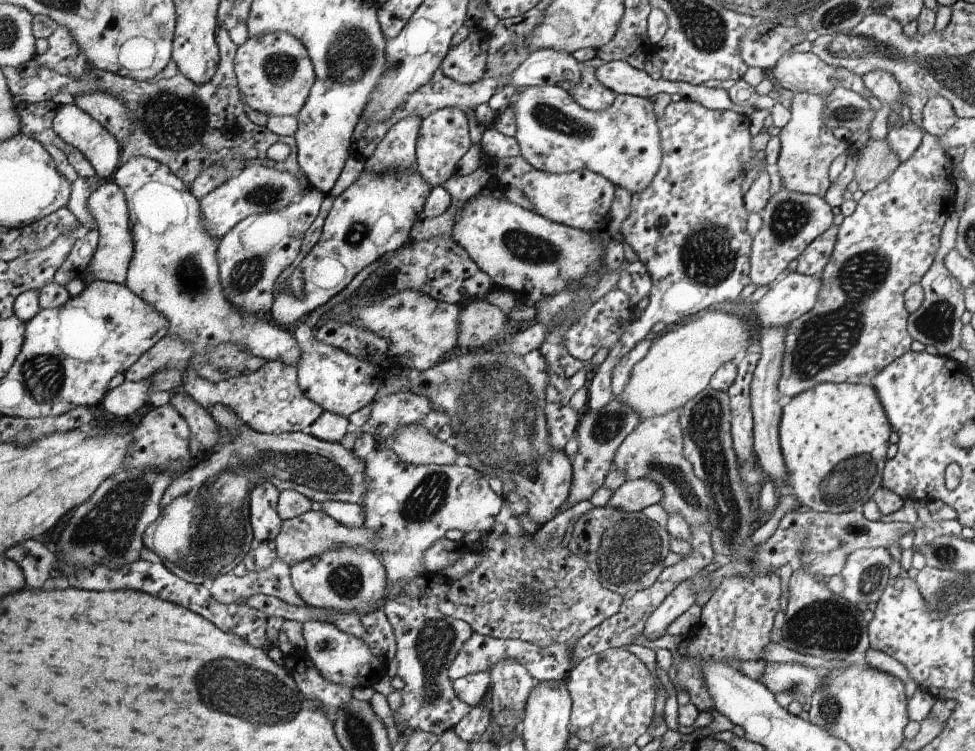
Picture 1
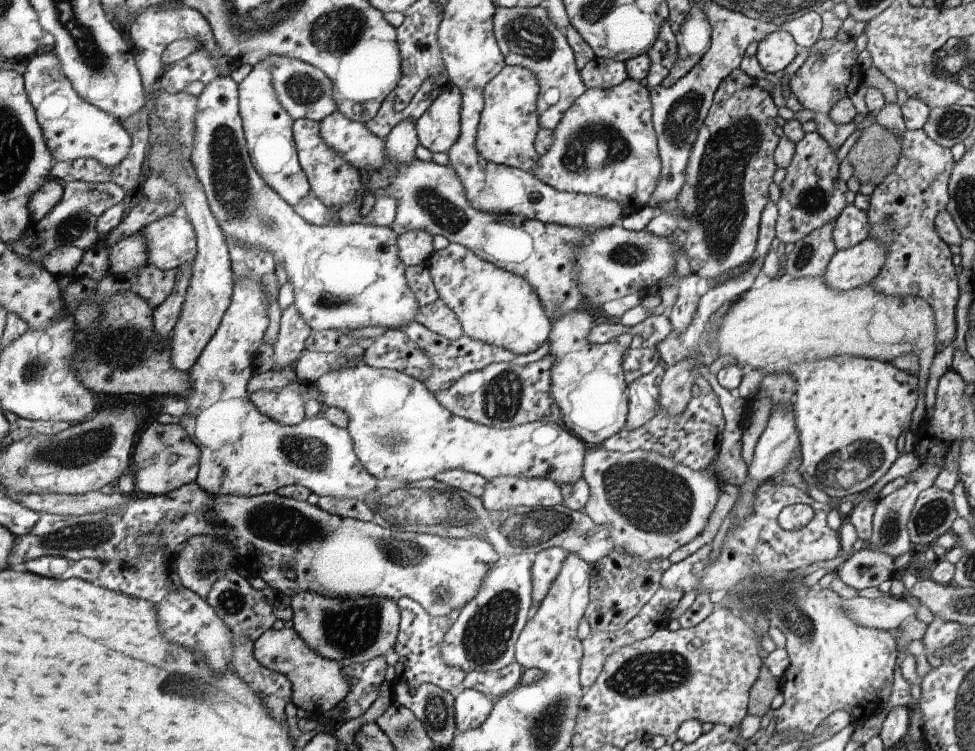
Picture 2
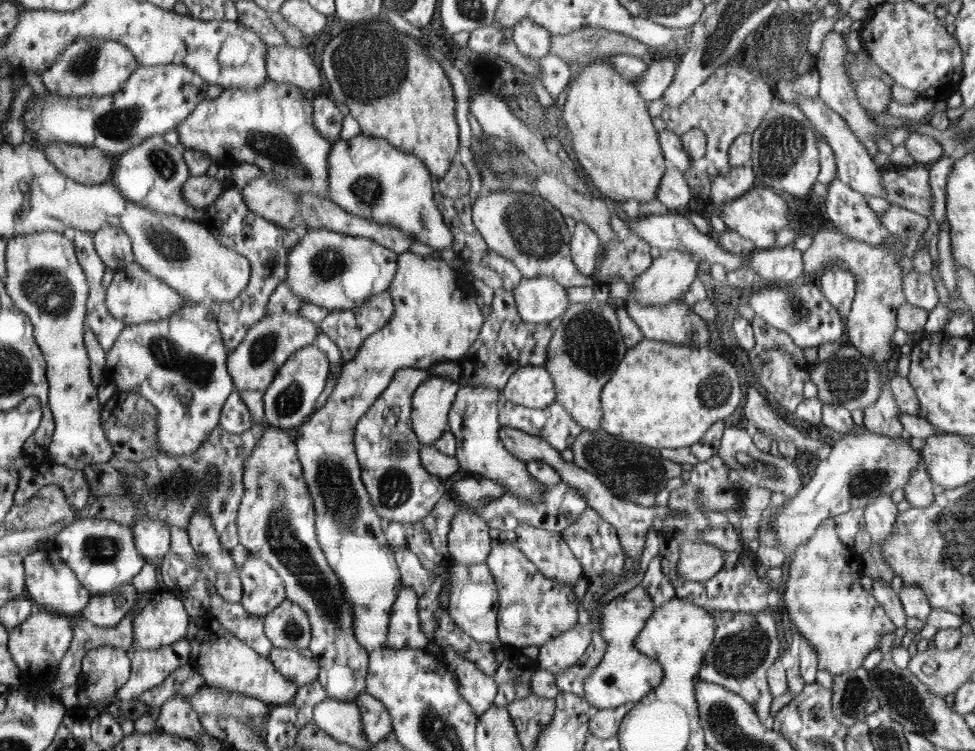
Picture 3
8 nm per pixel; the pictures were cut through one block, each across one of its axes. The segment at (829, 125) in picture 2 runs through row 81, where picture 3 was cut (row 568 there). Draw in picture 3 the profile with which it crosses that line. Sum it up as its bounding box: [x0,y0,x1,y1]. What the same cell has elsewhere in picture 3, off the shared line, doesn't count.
[784,520,896,676]

